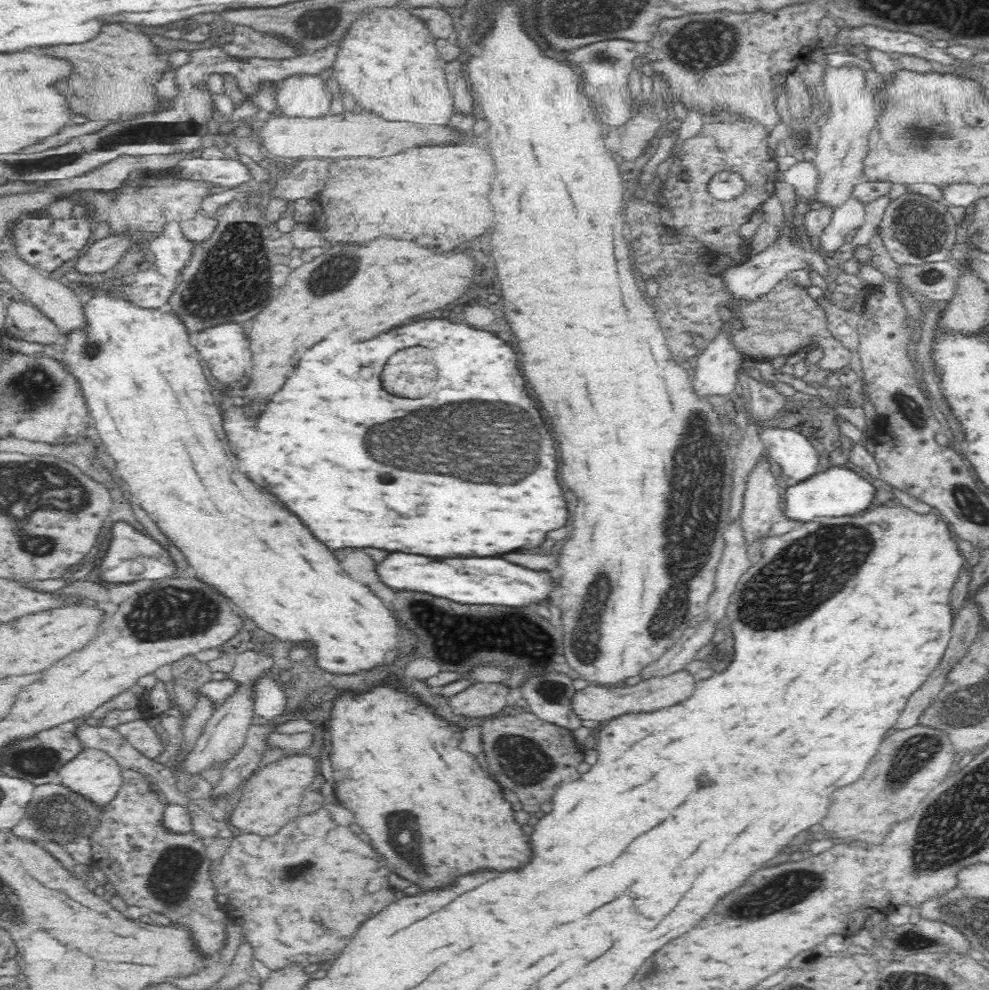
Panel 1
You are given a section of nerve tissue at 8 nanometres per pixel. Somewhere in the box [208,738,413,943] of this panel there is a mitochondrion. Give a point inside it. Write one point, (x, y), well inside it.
(293, 874)

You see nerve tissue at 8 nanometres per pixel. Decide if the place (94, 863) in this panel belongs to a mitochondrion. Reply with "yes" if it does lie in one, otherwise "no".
no

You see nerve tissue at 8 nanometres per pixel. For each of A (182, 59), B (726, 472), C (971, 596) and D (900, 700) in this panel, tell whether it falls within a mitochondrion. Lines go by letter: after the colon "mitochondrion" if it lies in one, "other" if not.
A: other
B: mitochondrion
C: other
D: other

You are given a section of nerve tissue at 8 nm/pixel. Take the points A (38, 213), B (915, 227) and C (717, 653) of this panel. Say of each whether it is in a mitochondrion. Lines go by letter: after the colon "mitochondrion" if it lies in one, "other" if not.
A: other
B: mitochondrion
C: other

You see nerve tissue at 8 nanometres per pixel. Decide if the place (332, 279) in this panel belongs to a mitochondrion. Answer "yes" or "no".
yes

